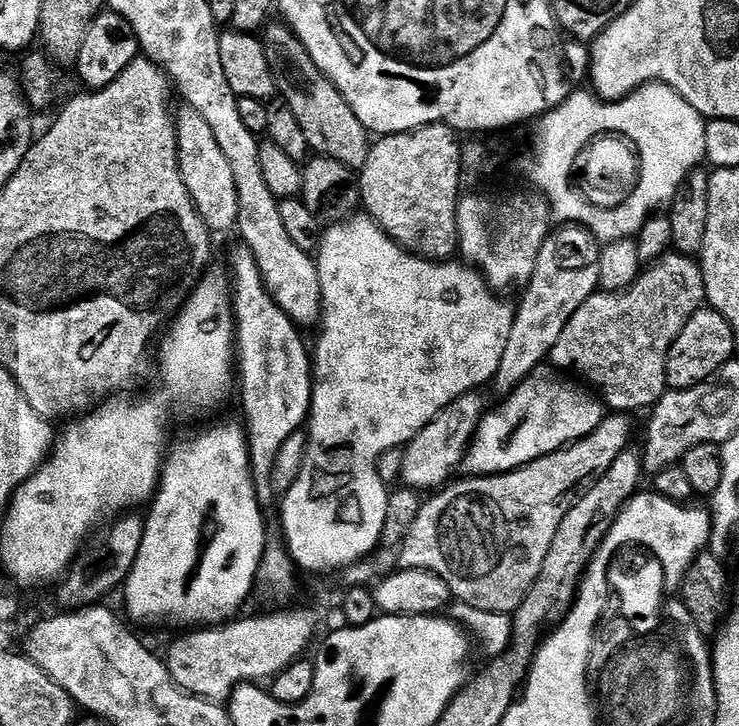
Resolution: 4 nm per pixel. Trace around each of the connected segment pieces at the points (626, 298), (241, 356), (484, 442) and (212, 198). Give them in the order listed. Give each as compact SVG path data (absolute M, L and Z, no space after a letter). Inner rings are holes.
M676 250L669 251L660 259L651 261L628 288L618 292L600 290L583 302L562 331L550 360L557 364L555 367L561 373L573 372L585 380L585 385L593 384L588 386L595 389L599 399L613 413L633 414L639 408L651 409L669 391L668 352L672 349L672 344L678 334L682 334L688 319L699 308L705 307L705 304L704 273L701 272L699 263L691 255ZM640 348L650 348L650 352L656 352L658 356L632 356L640 352Z
M239 246L232 252L232 268L230 267L230 287L232 290L232 314L236 321L236 347L238 349L238 384L244 387L244 420L246 425L246 435L248 438L248 460L252 464L252 481L256 483L256 497L260 499L261 505L268 506L274 495L272 486L272 471L274 470L274 462L278 458L278 450L282 450L282 442L286 442L286 438L290 438L290 434L301 431L305 427L306 421L312 410L312 385L314 383L314 360L310 355L310 348L304 345L304 340L300 337L301 329L292 319L283 312L276 304L276 300L269 292L267 285L264 284L264 278L260 273L258 262L254 258L254 254L247 246Z
M555 371L552 372L532 372L512 393L508 396L508 401L501 406L497 412L492 412L483 417L476 428L476 435L472 437L472 442L464 453L463 471L469 477L474 476L498 476L502 472L513 472L515 468L529 464L531 460L542 458L551 452L565 447L569 442L581 440L588 436L604 420L606 408L603 403L591 391L583 387L575 388L572 384L567 384Z
M192 110L177 115L177 140L179 142L180 172L186 182L187 192L196 204L196 211L207 224L209 231L219 234L237 227L240 206L237 198L237 183L229 160L218 146L214 132L202 116Z

